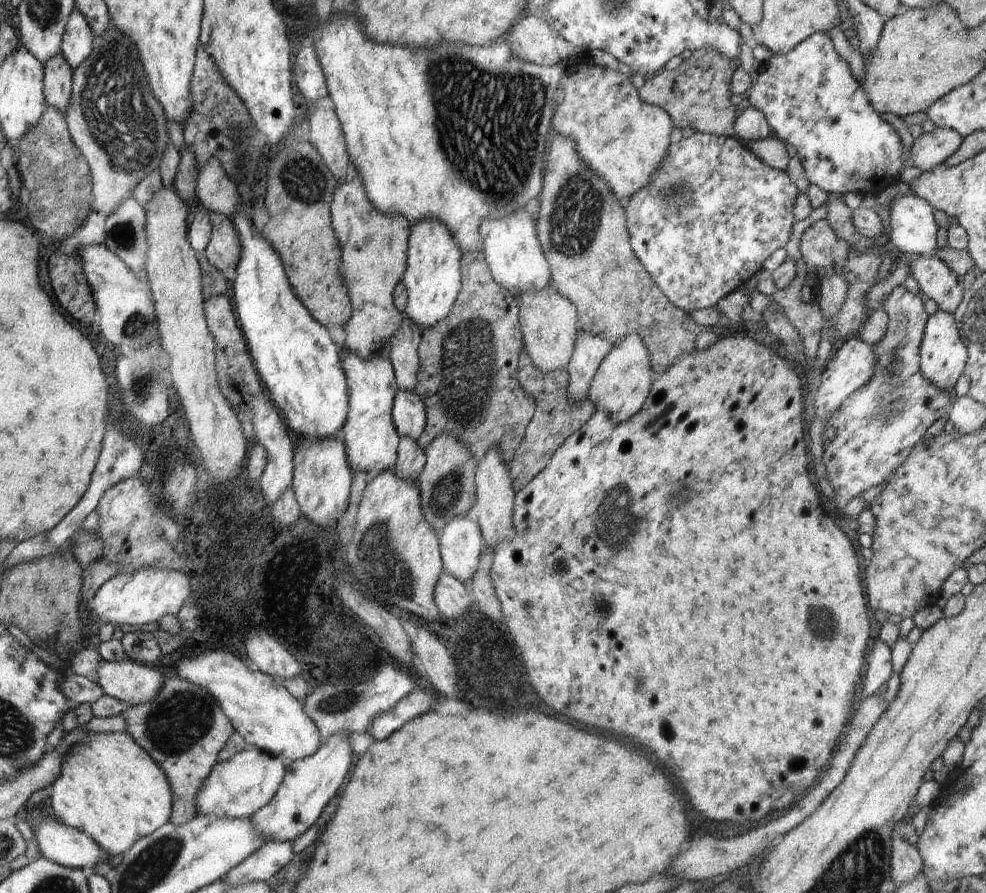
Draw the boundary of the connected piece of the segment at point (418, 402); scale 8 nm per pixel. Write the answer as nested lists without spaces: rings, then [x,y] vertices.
[[[397,390],[391,416],[400,437],[409,437],[417,442],[426,427],[424,402],[413,392]]]

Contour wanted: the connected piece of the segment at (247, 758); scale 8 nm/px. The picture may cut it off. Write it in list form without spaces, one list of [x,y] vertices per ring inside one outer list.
[[[249,747],[233,758],[217,762],[209,778],[196,796],[197,815],[213,817],[249,818],[268,805],[283,784],[286,761],[282,757]]]

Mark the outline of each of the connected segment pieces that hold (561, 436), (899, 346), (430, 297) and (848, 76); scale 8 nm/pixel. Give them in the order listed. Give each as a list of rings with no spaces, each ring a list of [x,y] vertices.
[[[526,351],[520,354],[518,371],[515,376],[519,386],[535,399],[536,404],[532,421],[526,428],[521,446],[518,446],[514,457],[508,464],[514,491],[518,492],[548,466],[550,458],[564,444],[566,438],[572,436],[576,430],[580,430],[597,410],[594,408],[594,402],[589,398],[572,406],[568,402],[568,394],[566,394],[568,388],[567,369],[541,372],[533,366]]]
[[[899,285],[885,300],[883,309],[889,320],[884,336],[874,346],[876,364],[874,364],[872,378],[868,384],[864,384],[862,388],[850,394],[828,420],[823,421],[826,429],[830,427],[835,429],[834,437],[829,439],[830,443],[823,444],[822,461],[826,469],[826,479],[835,491],[835,496],[831,498],[831,501],[836,508],[841,510],[852,498],[860,496],[872,486],[882,484],[908,458],[912,448],[923,440],[926,430],[934,422],[946,416],[946,405],[951,401],[949,395],[952,394],[949,394],[948,390],[940,390],[920,372],[919,348],[929,317],[922,300],[904,285]]]
[[[436,218],[420,220],[411,225],[407,248],[407,265],[403,283],[407,292],[405,317],[418,326],[420,332],[436,326],[452,312],[461,289],[460,260],[462,250],[450,230]]]
[[[829,33],[812,34],[790,52],[773,54],[762,65],[757,82],[751,87],[747,98],[750,106],[765,114],[774,136],[796,148],[796,156],[804,167],[806,178],[824,192],[845,195],[850,192],[863,193],[865,188],[870,188],[876,194],[894,184],[899,173],[911,166],[911,154],[904,154],[898,132],[873,109],[866,92],[854,79],[850,66],[834,50]]]

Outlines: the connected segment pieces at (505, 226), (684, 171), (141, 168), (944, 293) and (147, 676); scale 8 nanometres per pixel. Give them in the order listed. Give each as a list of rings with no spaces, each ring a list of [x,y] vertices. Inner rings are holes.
[[[516,210],[500,220],[484,220],[480,224],[486,264],[496,284],[508,290],[515,299],[524,292],[544,290],[551,283],[550,266],[536,234],[536,222],[526,210]]]
[[[695,132],[690,138],[684,138],[678,143],[670,143],[669,153],[660,168],[650,178],[648,186],[644,186],[642,190],[638,190],[632,198],[623,204],[625,207],[626,222],[628,232],[630,234],[630,244],[634,254],[644,266],[646,272],[650,274],[650,278],[656,282],[662,294],[668,298],[674,306],[684,311],[704,310],[710,306],[716,306],[718,301],[731,292],[736,291],[742,284],[745,284],[753,274],[758,273],[762,269],[764,260],[778,248],[786,248],[790,232],[792,230],[795,218],[792,208],[794,201],[798,196],[799,190],[791,181],[786,171],[781,171],[768,166],[763,160],[760,160],[750,149],[746,143],[740,141],[736,137],[727,137],[722,135],[713,135],[710,133]]]
[[[112,23],[109,24],[108,30],[106,30],[102,36],[94,36],[94,42],[92,42],[92,54],[90,55],[90,58],[86,58],[86,62],[84,62],[82,66],[78,66],[76,70],[73,70],[72,92],[70,102],[68,103],[68,110],[66,110],[65,119],[73,143],[78,147],[82,156],[86,159],[90,169],[93,198],[91,201],[91,210],[106,214],[107,217],[109,214],[114,214],[114,212],[116,212],[116,208],[118,208],[118,206],[120,206],[126,198],[133,197],[133,192],[136,186],[138,186],[138,184],[140,184],[140,182],[142,182],[148,174],[158,171],[162,158],[164,158],[166,153],[171,151],[170,138],[167,130],[169,123],[166,121],[164,109],[160,106],[160,104],[158,104],[158,100],[154,98],[152,90],[150,90],[148,78],[146,78],[144,67],[142,66],[142,62],[140,62],[140,55],[138,54],[138,50],[136,50],[136,44],[134,44],[128,36],[120,34],[120,30],[116,30],[116,26]]]
[[[935,256],[912,257],[909,268],[909,276],[916,280],[919,290],[931,298],[940,311],[953,315],[964,292],[956,280],[957,275]]]
[[[100,659],[97,684],[105,695],[130,706],[151,702],[165,684],[167,672],[135,661],[106,662]]]

